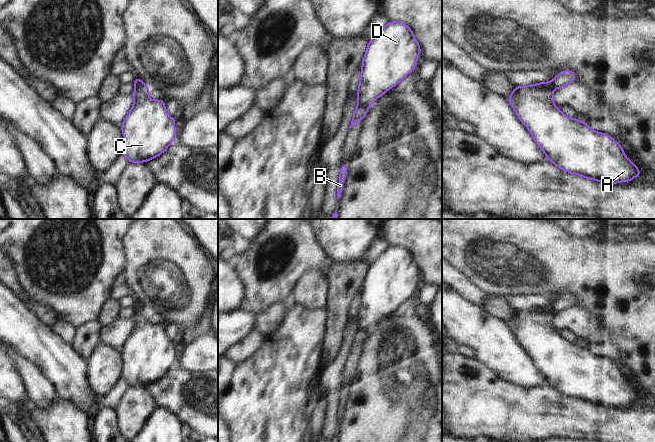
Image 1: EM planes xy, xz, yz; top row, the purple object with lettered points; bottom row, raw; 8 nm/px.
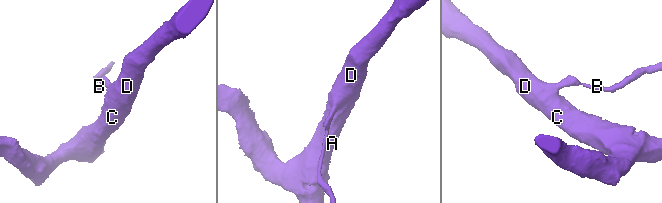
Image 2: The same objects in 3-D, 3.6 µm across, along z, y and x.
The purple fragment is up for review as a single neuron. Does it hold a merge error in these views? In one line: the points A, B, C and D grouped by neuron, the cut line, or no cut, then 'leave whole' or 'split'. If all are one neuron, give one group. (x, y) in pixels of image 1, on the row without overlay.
A C D / B; cut in xz along (358, 328), (368, 330); split

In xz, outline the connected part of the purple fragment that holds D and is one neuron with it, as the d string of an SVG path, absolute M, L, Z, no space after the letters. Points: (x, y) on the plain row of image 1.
M400 245L388 246L369 263L363 281L357 327L370 330L417 292L421 277L411 252Z

